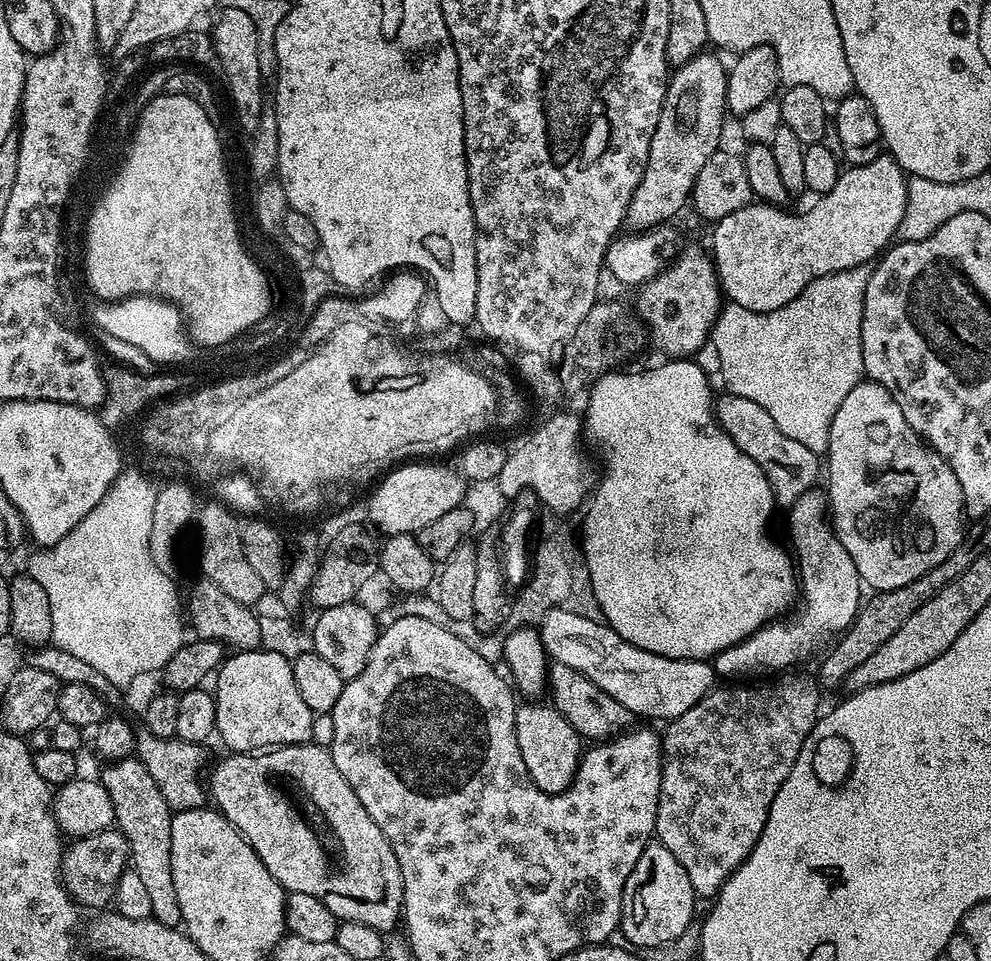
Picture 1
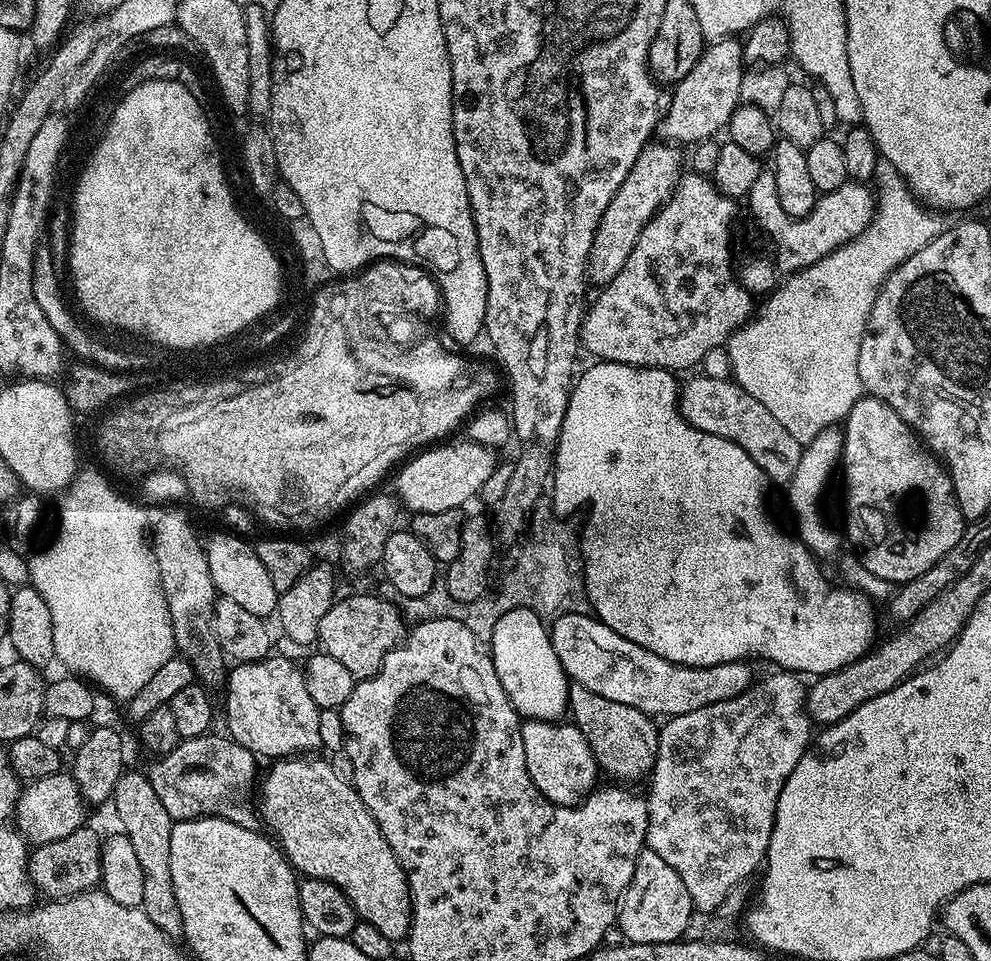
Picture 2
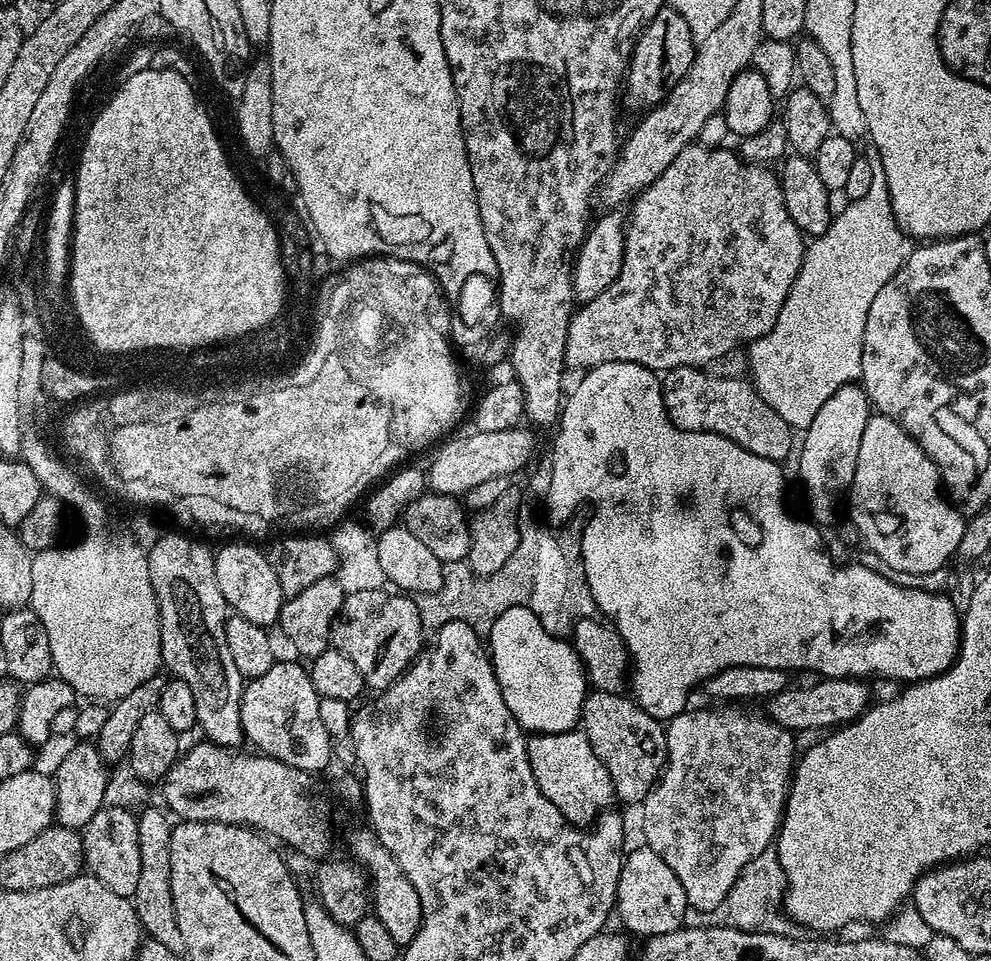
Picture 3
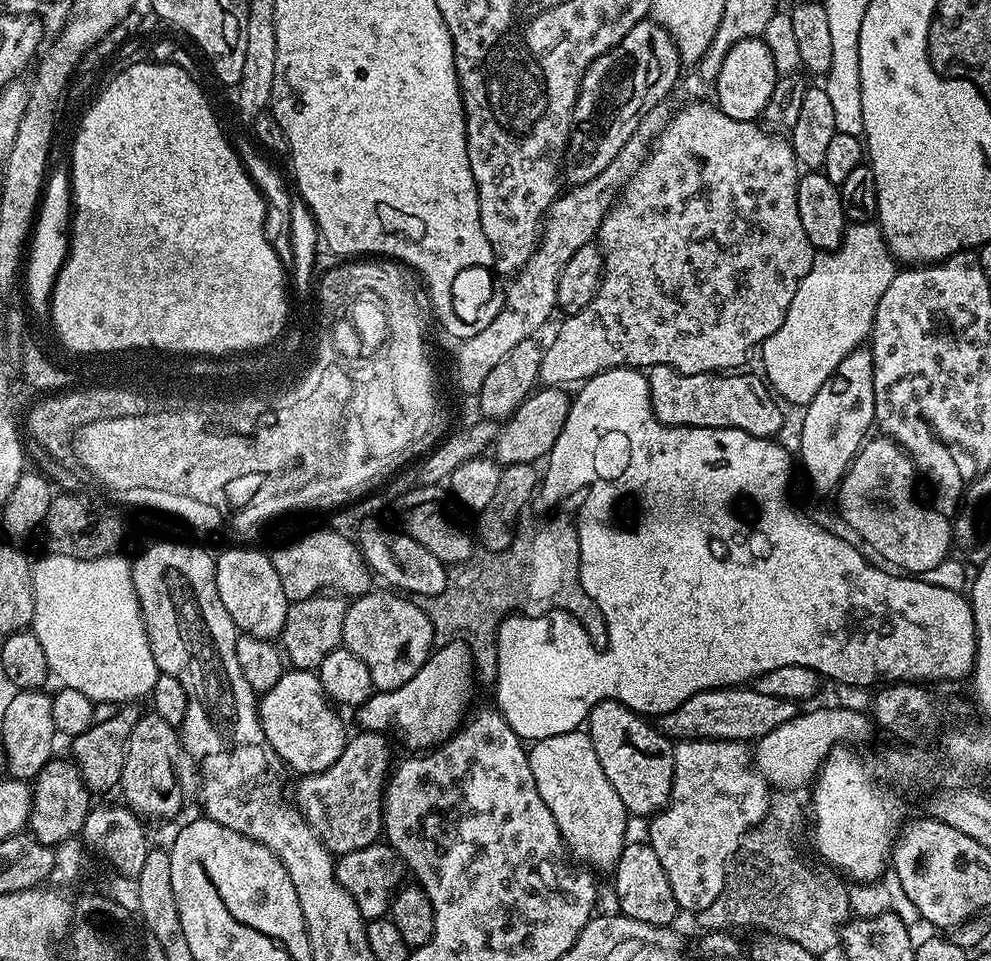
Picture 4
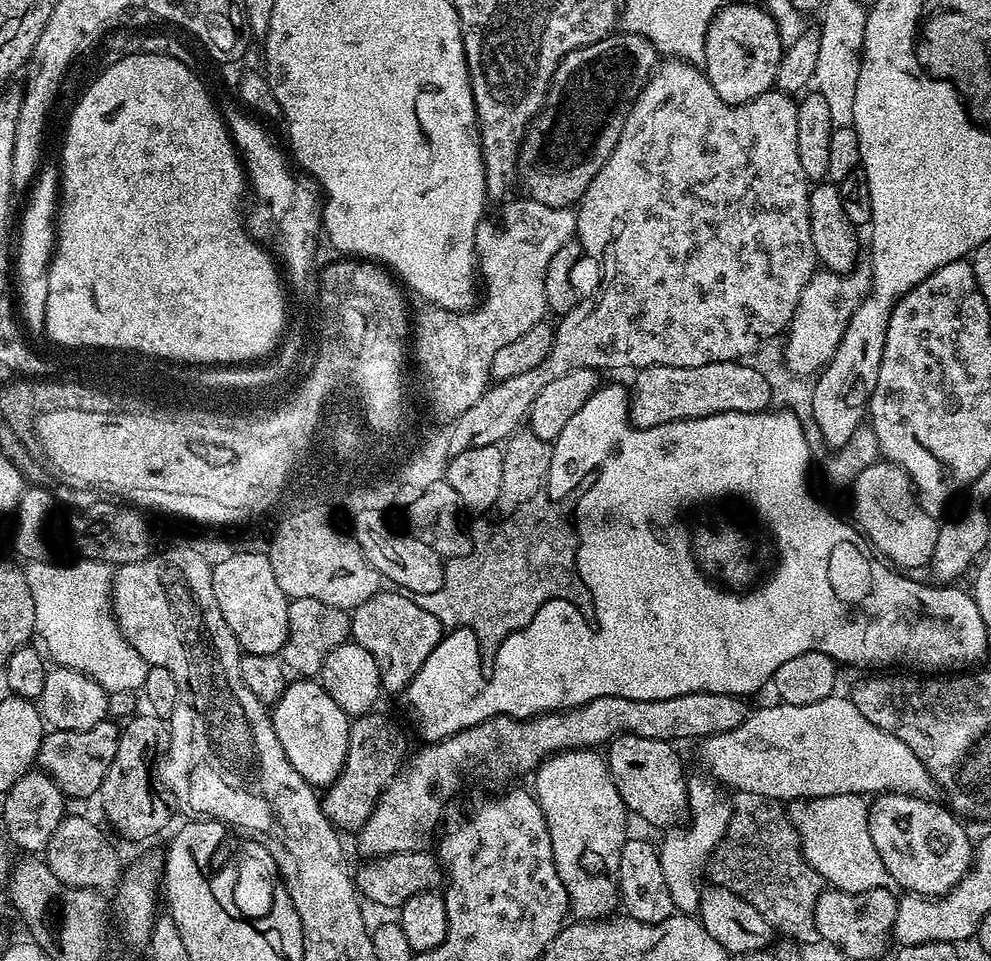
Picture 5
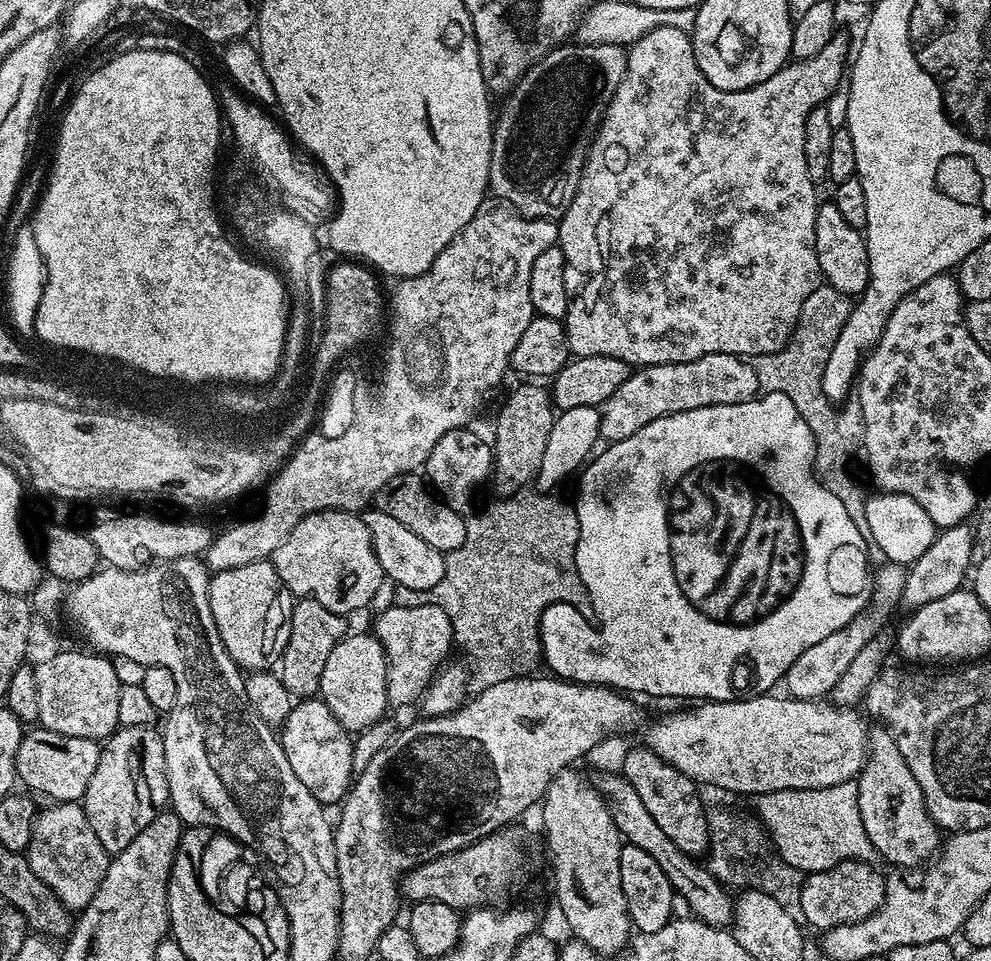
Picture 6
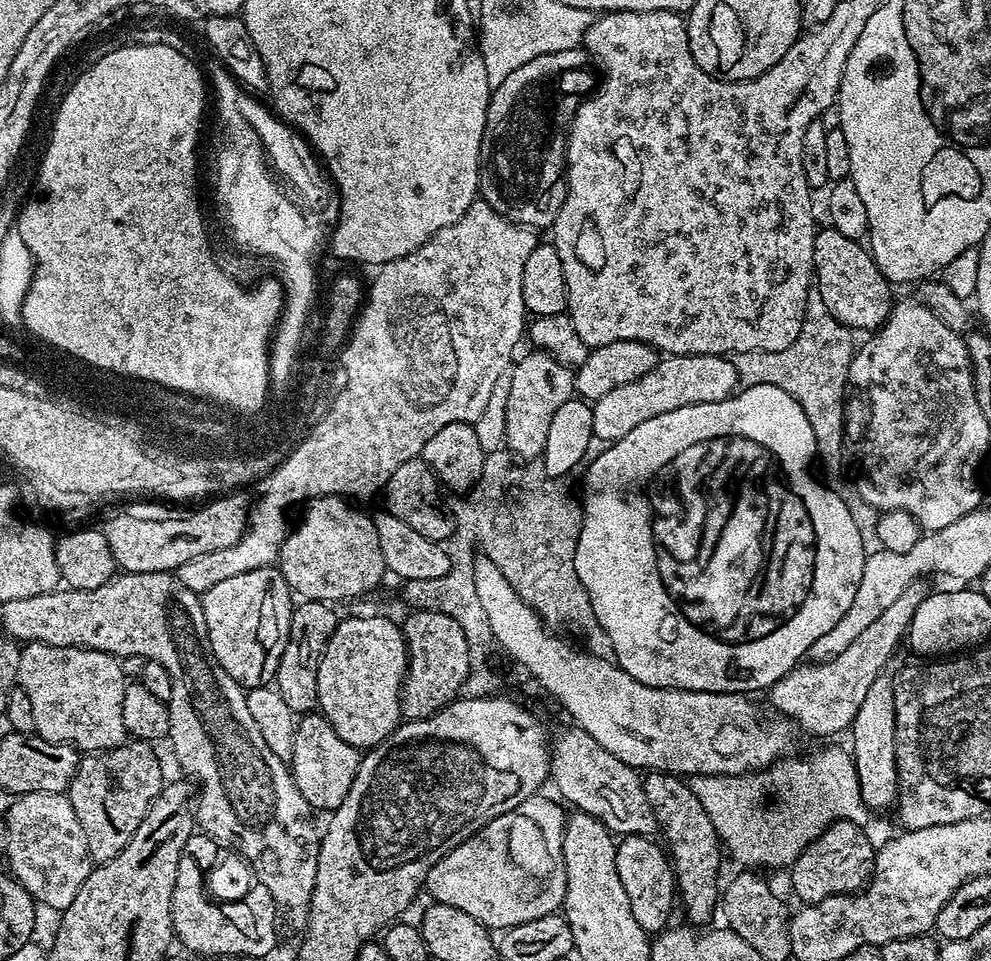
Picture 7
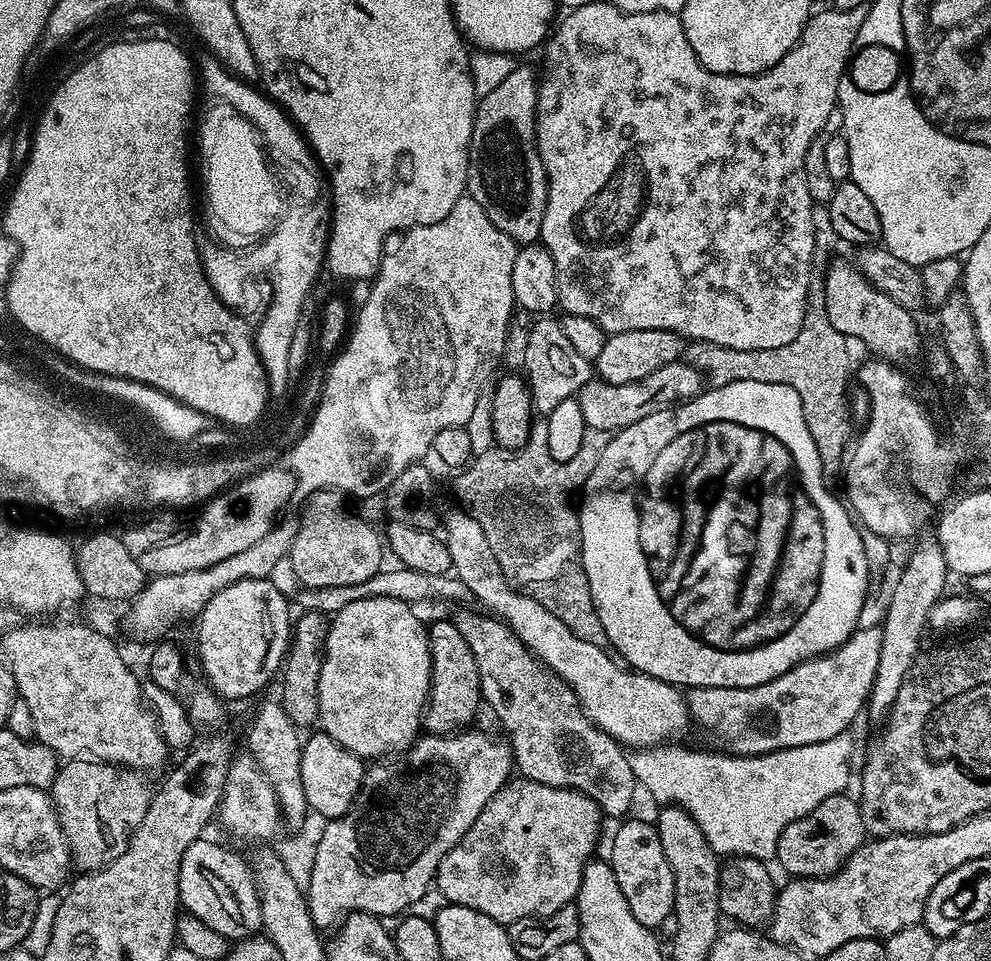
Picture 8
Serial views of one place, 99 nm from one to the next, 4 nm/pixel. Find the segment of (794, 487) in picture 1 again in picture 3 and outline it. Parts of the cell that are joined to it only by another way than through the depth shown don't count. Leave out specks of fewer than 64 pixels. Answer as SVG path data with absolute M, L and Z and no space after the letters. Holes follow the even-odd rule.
M671 368L663 373L660 393L666 406L666 414L676 428L684 432L709 432L730 438L738 446L750 450L750 454L758 454L758 458L770 458L777 462L784 462L788 455L793 455L792 436L794 430L778 415L778 410L771 408L761 398L755 387L747 379L735 380L732 376L711 376L711 371L699 368Z

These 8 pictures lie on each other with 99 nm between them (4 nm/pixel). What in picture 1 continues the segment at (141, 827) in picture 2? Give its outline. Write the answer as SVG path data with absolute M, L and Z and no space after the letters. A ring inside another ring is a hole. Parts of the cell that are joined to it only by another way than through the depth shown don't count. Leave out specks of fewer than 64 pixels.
M137 758L113 760L103 766L104 773L99 773L98 779L106 786L110 802L114 802L115 827L128 840L130 868L138 874L150 898L151 919L162 922L167 928L177 927L181 923L178 894L174 891L174 874L170 870L170 826L174 812L168 808L142 761Z

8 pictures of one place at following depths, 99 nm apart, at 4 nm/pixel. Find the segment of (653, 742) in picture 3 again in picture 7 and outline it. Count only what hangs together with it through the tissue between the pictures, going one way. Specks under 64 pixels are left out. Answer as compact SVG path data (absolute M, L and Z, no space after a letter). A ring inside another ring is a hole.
M649 771L643 781L646 798L656 815L659 831L662 836L664 832L668 839L666 848L670 853L672 871L676 873L678 900L684 909L687 923L692 926L711 925L712 915L717 915L722 895L722 841L714 830L714 822L710 822L710 814L702 810L702 802L698 802L691 783L685 782L681 777L671 772Z

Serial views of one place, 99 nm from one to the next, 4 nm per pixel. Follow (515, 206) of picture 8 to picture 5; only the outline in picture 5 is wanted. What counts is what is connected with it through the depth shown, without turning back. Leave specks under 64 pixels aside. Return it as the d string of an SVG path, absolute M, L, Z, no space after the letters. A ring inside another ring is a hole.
M623 30L613 31L611 36L590 46L570 50L570 54L558 62L552 75L552 86L548 89L548 99L529 124L520 144L520 153L516 156L518 184L519 187L524 187L523 195L527 199L542 202L551 208L572 208L579 205L598 170L602 170L610 154L614 154L614 146L618 146L628 111L644 89L644 83L655 72L657 63L658 53L651 42L638 34Z

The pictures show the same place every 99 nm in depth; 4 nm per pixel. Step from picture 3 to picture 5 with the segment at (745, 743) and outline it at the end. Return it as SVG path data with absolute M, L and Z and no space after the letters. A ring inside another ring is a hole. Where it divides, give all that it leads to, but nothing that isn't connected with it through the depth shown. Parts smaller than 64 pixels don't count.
M711 775L688 776L688 807L686 809L688 825L685 828L673 826L663 833L664 841L659 841L658 851L662 862L662 875L666 877L666 890L670 890L673 909L680 914L696 914L700 910L700 894L702 883L700 879L706 876L706 862L711 861L712 851L723 842L730 826L732 817L732 802L725 789Z

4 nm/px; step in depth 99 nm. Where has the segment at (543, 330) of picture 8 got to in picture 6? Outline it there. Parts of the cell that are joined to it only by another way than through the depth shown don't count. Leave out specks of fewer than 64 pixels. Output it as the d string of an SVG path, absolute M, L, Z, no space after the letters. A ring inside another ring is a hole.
M520 382L496 416L494 439L494 484L497 493L515 494L527 488L541 475L540 467L548 456L548 443L552 440L554 405L552 393L540 382Z

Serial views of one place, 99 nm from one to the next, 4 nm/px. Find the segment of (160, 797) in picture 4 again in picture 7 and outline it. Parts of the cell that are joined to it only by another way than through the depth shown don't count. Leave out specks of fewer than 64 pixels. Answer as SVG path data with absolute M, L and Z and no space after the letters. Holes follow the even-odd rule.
M135 738L125 739L116 748L90 752L80 757L80 765L67 790L67 798L82 822L82 834L90 846L93 861L114 858L134 838L134 830L146 818L146 810L163 790L166 777L151 743Z

